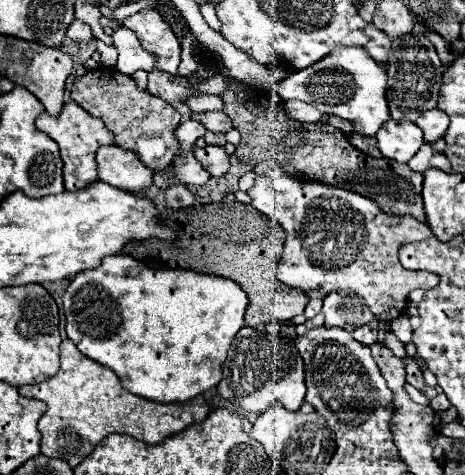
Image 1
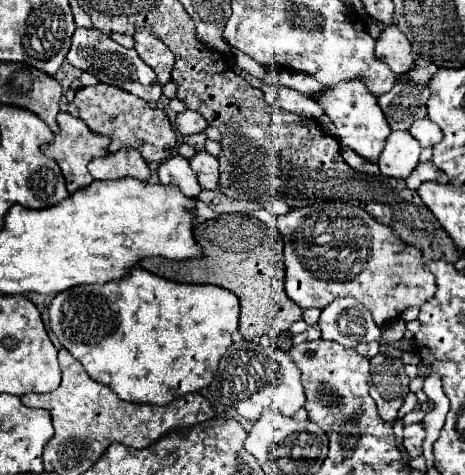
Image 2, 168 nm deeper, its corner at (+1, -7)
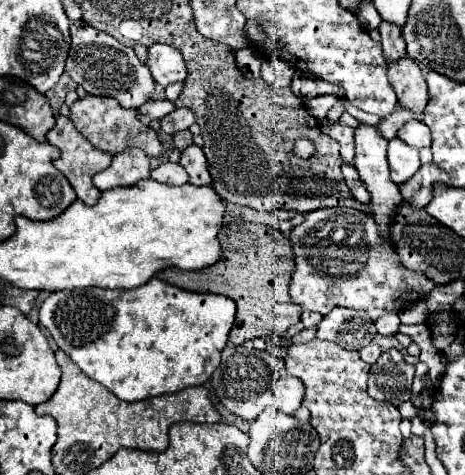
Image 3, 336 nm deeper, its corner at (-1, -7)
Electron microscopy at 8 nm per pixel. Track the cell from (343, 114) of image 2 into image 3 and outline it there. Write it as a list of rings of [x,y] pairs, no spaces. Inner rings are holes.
[[[360,123],[358,127],[354,127],[354,143],[356,143],[356,157],[354,157],[354,163],[356,163],[356,169],[358,169],[358,175],[360,179],[364,181],[366,189],[370,191],[370,203],[372,203],[372,217],[376,219],[378,223],[378,229],[384,237],[390,239],[390,233],[388,233],[388,221],[392,219],[392,211],[396,209],[398,203],[402,203],[402,195],[398,191],[398,185],[390,179],[388,175],[388,161],[386,161],[386,147],[388,147],[388,139],[384,139],[374,125],[364,125]]]

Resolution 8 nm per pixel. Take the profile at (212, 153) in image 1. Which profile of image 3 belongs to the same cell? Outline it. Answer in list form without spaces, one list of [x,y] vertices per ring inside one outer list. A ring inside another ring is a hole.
[[[190,145],[188,149],[182,151],[180,165],[188,171],[190,181],[194,185],[210,185],[210,173],[208,173],[208,161],[204,151],[198,145]]]

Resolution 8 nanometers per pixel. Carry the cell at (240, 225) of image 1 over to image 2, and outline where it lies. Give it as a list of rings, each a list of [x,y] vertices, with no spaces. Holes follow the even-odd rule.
[[[220,215],[204,221],[194,229],[196,241],[204,253],[192,261],[166,261],[162,257],[144,259],[140,267],[178,283],[192,285],[218,285],[232,291],[240,299],[240,325],[238,331],[246,341],[270,333],[274,323],[294,323],[302,319],[302,309],[284,293],[284,239],[278,231],[272,231],[266,223],[248,215]]]

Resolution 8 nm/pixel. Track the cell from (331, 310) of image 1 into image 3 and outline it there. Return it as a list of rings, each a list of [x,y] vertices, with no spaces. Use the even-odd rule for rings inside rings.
[[[336,307],[322,317],[318,325],[318,339],[332,341],[344,349],[366,347],[376,335],[374,321],[364,313],[348,307]]]

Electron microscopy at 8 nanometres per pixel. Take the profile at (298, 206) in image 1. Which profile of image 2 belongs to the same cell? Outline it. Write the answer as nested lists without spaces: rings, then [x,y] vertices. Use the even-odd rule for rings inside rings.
[[[342,203],[342,209],[292,209],[288,215],[278,217],[278,231],[282,233],[284,243],[286,243],[286,245],[284,245],[284,261],[286,261],[286,295],[288,295],[296,305],[300,305],[302,309],[308,309],[308,307],[324,309],[324,307],[328,307],[328,305],[330,305],[334,299],[338,299],[338,297],[352,297],[352,299],[360,301],[366,309],[370,309],[374,321],[378,323],[378,327],[382,327],[386,321],[400,317],[404,309],[414,307],[414,305],[420,307],[422,303],[426,303],[426,299],[430,299],[430,297],[434,295],[436,279],[434,279],[434,275],[426,269],[420,251],[418,251],[418,249],[412,249],[412,247],[406,247],[404,243],[400,243],[400,239],[396,239],[396,235],[394,235],[394,231],[392,231],[390,227],[380,225],[374,217],[370,217],[370,215],[368,215],[366,211],[362,211],[360,207]]]

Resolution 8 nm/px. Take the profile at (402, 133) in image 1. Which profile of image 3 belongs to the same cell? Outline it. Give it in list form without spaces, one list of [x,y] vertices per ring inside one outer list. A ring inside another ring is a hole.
[[[396,137],[388,145],[388,163],[390,163],[390,179],[394,183],[404,183],[420,169],[418,149],[404,145],[404,141]]]

